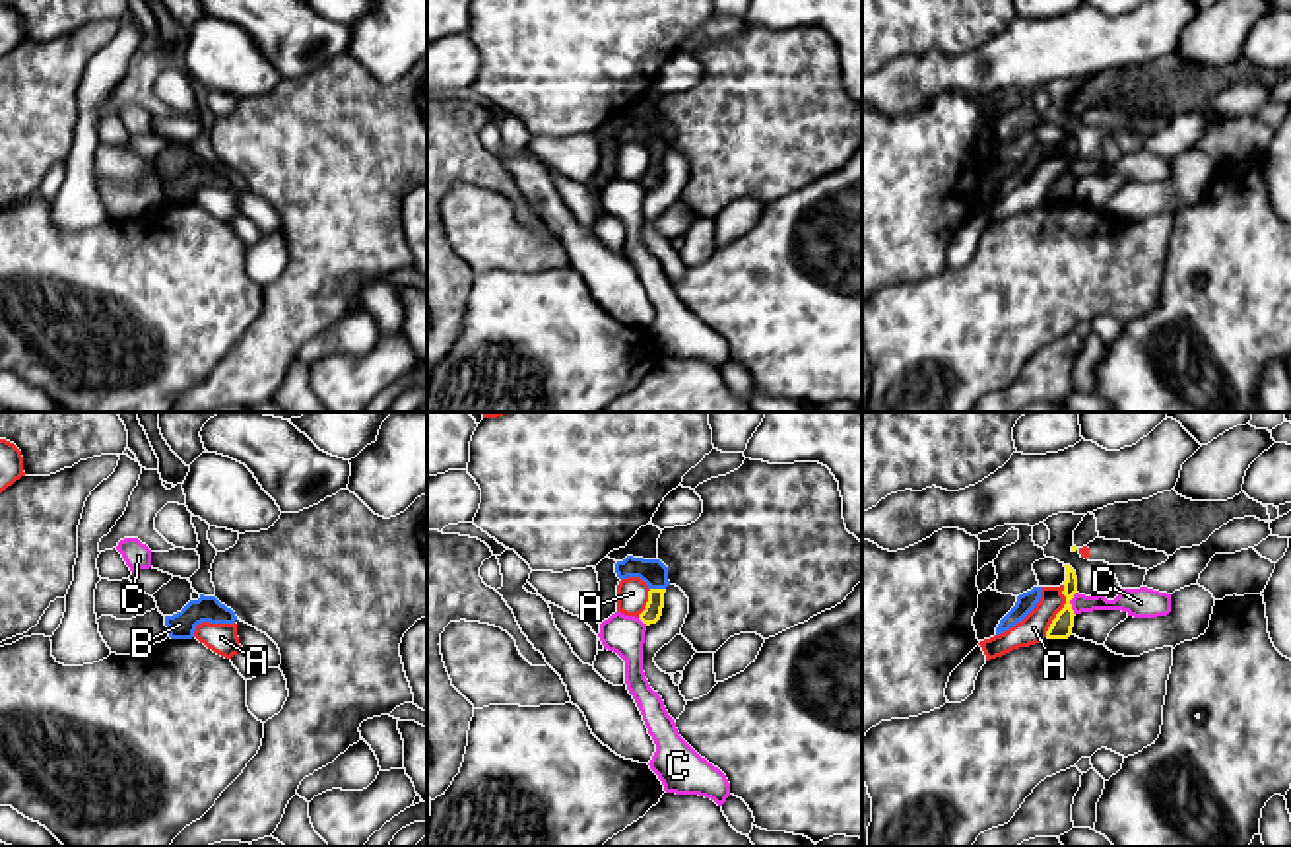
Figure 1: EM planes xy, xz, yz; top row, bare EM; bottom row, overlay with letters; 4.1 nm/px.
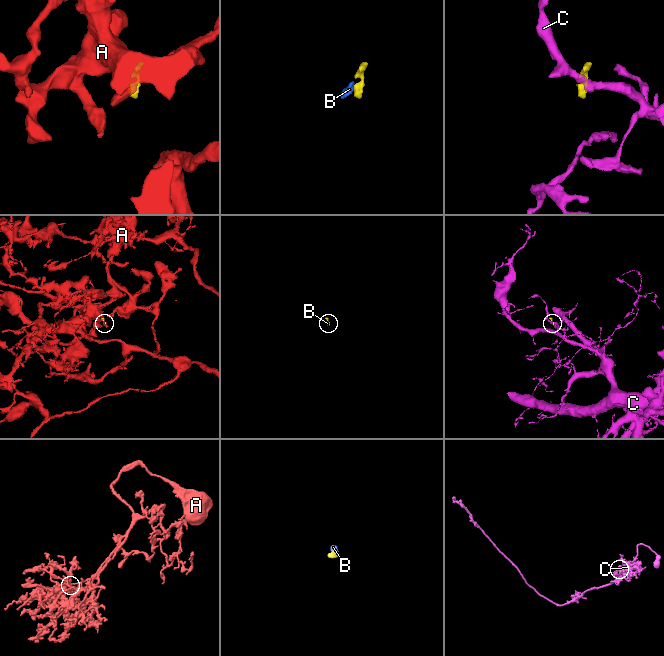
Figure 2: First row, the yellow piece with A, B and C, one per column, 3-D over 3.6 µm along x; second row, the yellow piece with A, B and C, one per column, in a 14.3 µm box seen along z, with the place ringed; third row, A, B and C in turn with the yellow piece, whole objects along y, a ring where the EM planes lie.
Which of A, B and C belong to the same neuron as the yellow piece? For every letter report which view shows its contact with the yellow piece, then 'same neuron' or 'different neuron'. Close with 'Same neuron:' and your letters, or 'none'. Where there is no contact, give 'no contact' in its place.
A: yz | different neuron
B: xz | same neuron
C: yz | different neuron
Same neuron: B

